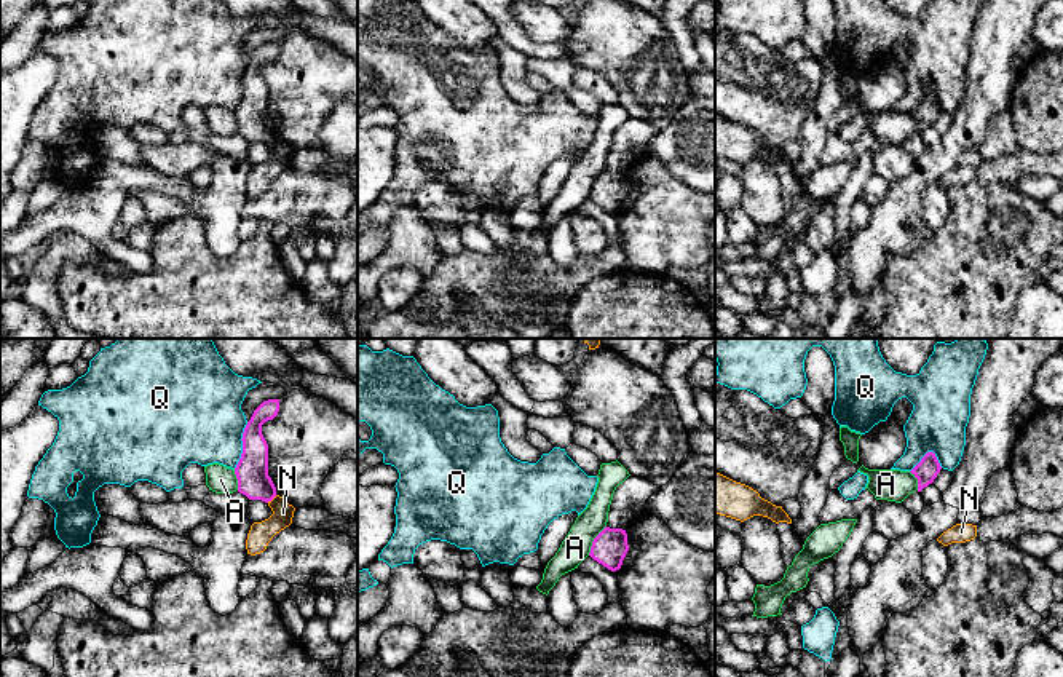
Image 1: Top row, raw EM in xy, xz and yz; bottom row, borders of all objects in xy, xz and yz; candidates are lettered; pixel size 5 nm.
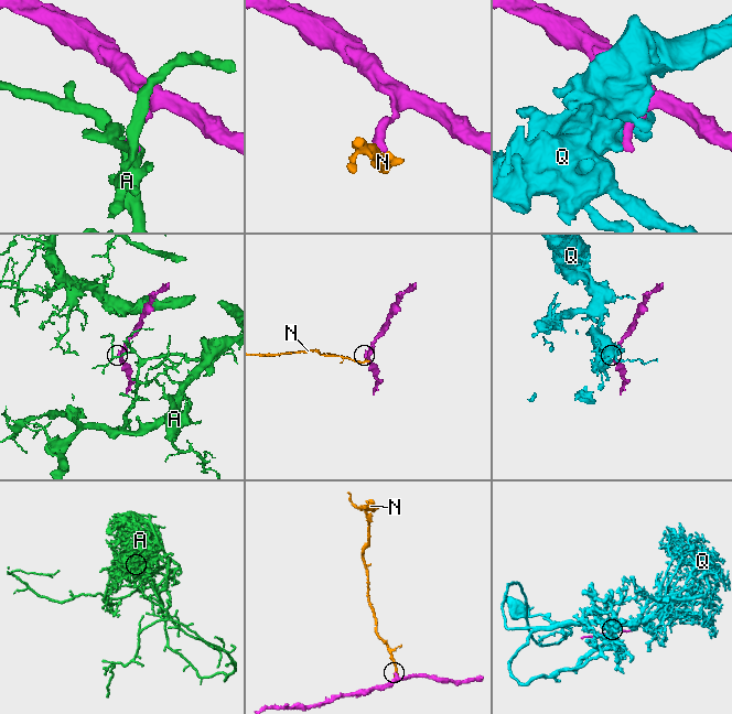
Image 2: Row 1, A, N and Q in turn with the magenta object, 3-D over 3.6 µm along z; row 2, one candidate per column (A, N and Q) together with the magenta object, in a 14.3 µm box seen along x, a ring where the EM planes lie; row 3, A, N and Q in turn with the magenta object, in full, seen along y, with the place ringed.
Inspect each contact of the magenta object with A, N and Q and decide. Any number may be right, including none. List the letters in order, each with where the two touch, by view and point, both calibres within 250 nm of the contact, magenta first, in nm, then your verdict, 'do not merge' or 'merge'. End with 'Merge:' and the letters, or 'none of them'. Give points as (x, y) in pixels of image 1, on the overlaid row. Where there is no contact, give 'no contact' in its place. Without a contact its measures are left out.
A: contact xz (594, 540); calibres 180 and 150 nm; do not merge
N: contact xy (272, 498); calibres 160 and 120 nm; do not merge
Q: contact xy (243, 446); calibres 160 and 420 nm; do not merge
Merge: none of them

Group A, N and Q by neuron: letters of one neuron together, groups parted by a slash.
A / N / Q

